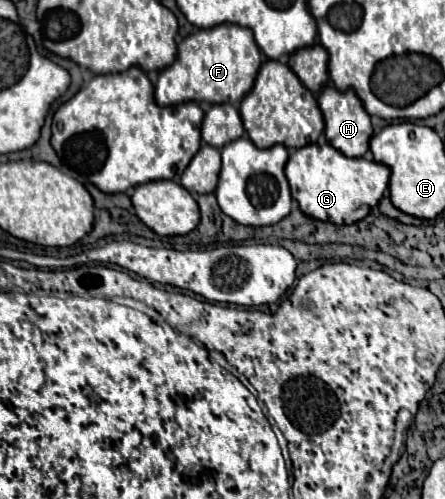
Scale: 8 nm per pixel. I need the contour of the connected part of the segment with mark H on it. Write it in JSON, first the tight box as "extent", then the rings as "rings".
{"extent":[317,86,373,158],"rings":[[[327,86],[321,92],[317,102],[319,102],[319,108],[321,108],[323,118],[325,118],[325,136],[331,142],[331,146],[337,148],[339,152],[343,152],[345,156],[351,156],[351,158],[363,156],[369,150],[369,138],[373,134],[373,128],[371,128],[371,118],[365,112],[357,94],[353,90],[339,92],[337,88]]]}

